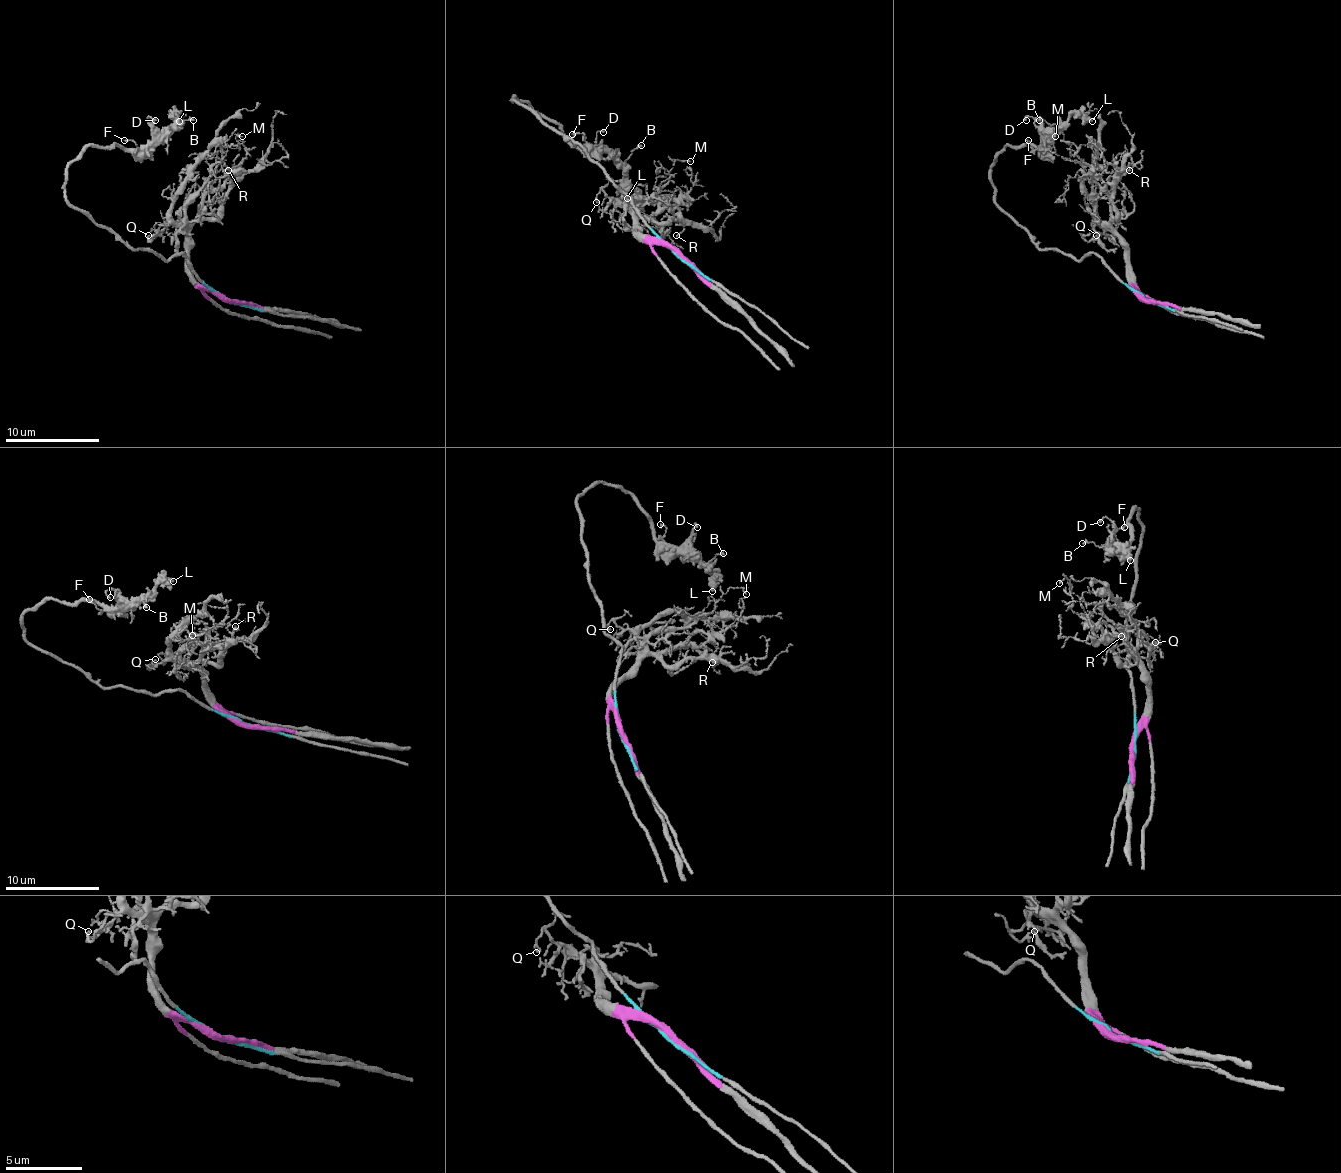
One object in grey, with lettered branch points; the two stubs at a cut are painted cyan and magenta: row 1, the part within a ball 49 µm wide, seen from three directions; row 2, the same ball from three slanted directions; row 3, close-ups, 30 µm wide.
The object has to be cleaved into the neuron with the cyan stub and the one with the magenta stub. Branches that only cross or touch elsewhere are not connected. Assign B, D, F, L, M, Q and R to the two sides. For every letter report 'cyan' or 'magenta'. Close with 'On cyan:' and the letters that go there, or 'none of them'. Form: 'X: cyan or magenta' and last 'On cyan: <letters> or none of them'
B: cyan
D: cyan
F: cyan
L: cyan
M: magenta
Q: magenta
R: magenta
On cyan: B, D, F, L

